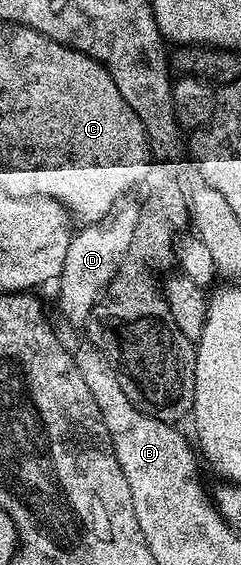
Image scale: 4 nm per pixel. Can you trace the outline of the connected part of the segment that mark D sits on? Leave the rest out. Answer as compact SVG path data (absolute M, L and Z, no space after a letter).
M132 197L122 198L103 221L81 226L73 234L70 249L66 249L66 265L62 265L58 280L60 311L69 324L80 325L88 320L94 305L118 273L126 249L130 249L130 240L134 238L134 225L138 225L140 209L141 204L135 203Z

